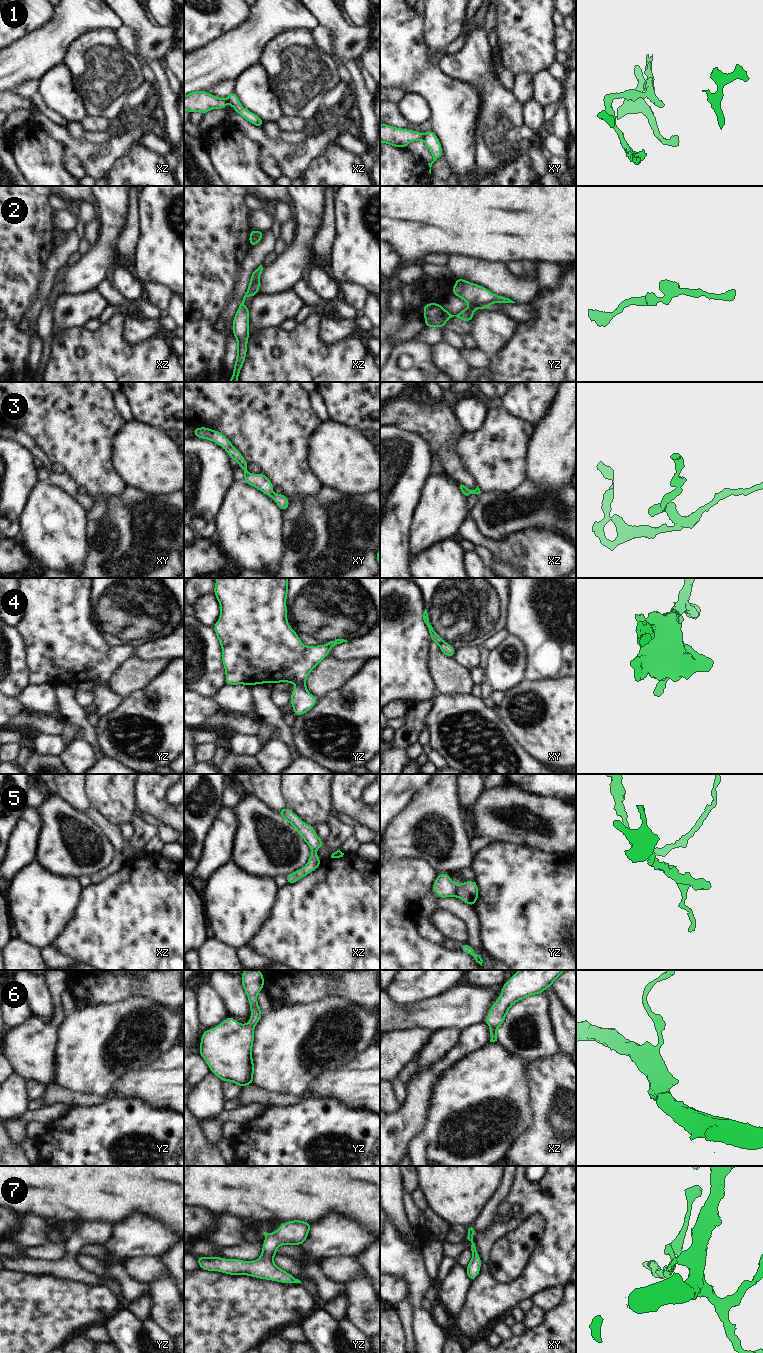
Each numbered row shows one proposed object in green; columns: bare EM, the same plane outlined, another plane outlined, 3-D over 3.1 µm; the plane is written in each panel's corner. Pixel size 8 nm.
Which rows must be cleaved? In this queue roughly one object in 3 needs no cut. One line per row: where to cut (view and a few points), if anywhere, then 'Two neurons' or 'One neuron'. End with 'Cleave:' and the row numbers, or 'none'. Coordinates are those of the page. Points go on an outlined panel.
1: Split along xy (423, 134), (421, 139). Two neurons
2: Split along xz (258, 279), (250, 281). Two neurons
3: No split. One neuron
4: Split along xy (445, 642), (439, 645). Two neurons
5: Split along yz (456, 885), (456, 894), (458, 896). Two neurons
6: No split. One neuron
7: No split. One neuron
Cleave: 1, 2, 4, 5

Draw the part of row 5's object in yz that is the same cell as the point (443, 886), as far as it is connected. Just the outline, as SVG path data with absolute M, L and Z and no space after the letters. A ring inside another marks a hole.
M448 873L439 874L432 886L432 890L442 899L445 897L458 897L457 885L451 880Z

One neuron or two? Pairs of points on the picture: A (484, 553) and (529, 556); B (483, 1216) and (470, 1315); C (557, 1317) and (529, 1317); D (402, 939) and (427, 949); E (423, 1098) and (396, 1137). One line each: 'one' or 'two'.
A: two
B: two
C: two
D: one
E: one

